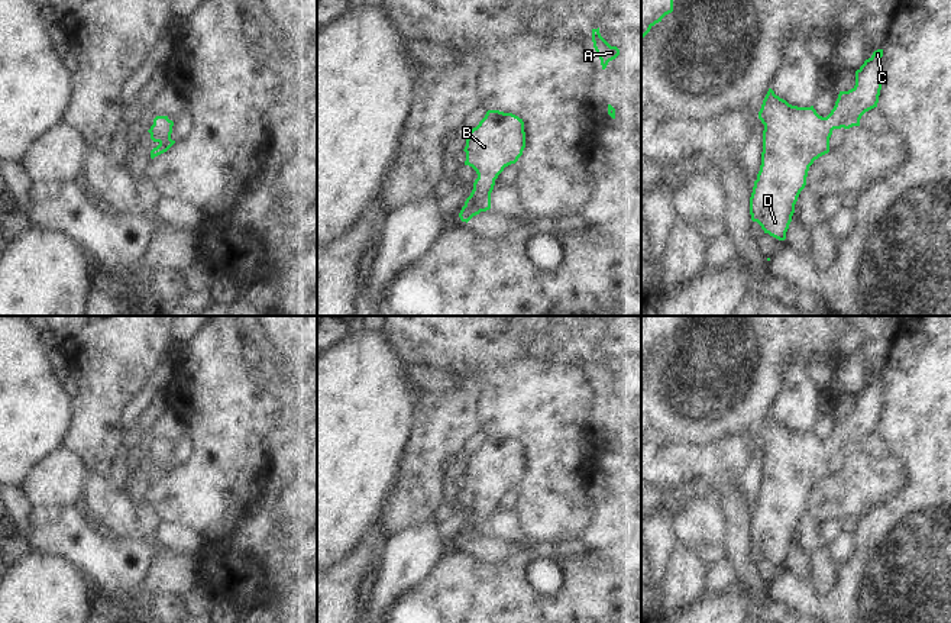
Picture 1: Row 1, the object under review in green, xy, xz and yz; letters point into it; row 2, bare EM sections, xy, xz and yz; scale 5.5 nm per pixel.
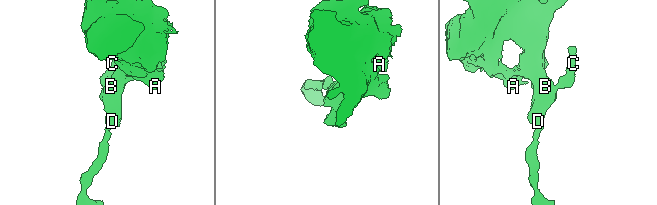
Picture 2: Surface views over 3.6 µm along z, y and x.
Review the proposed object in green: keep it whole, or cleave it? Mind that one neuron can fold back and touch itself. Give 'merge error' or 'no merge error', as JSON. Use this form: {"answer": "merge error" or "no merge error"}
{"answer": "no merge error"}

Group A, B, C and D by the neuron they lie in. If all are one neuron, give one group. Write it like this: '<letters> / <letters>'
A B C D

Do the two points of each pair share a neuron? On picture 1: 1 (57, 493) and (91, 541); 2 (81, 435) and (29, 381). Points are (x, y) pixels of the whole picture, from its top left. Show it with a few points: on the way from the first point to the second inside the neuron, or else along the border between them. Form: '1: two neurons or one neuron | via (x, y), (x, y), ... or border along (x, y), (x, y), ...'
1: two neurons | border along (73, 504), (35, 509)
2: two neurons | border along (71, 399), (71, 422), (61, 445)

